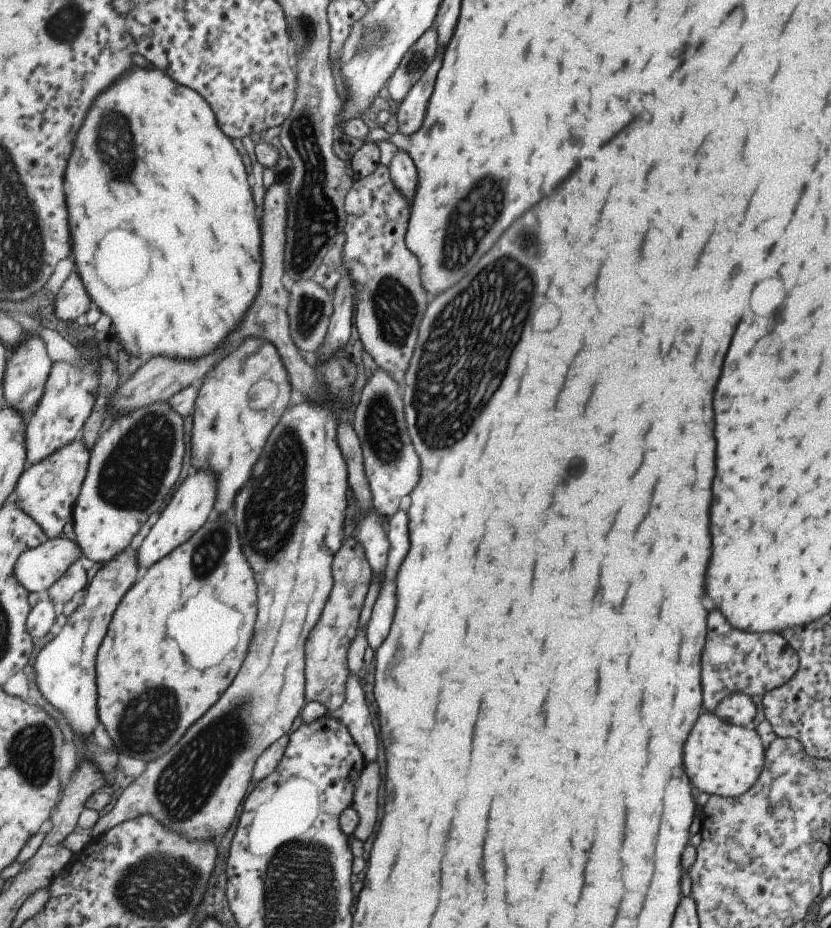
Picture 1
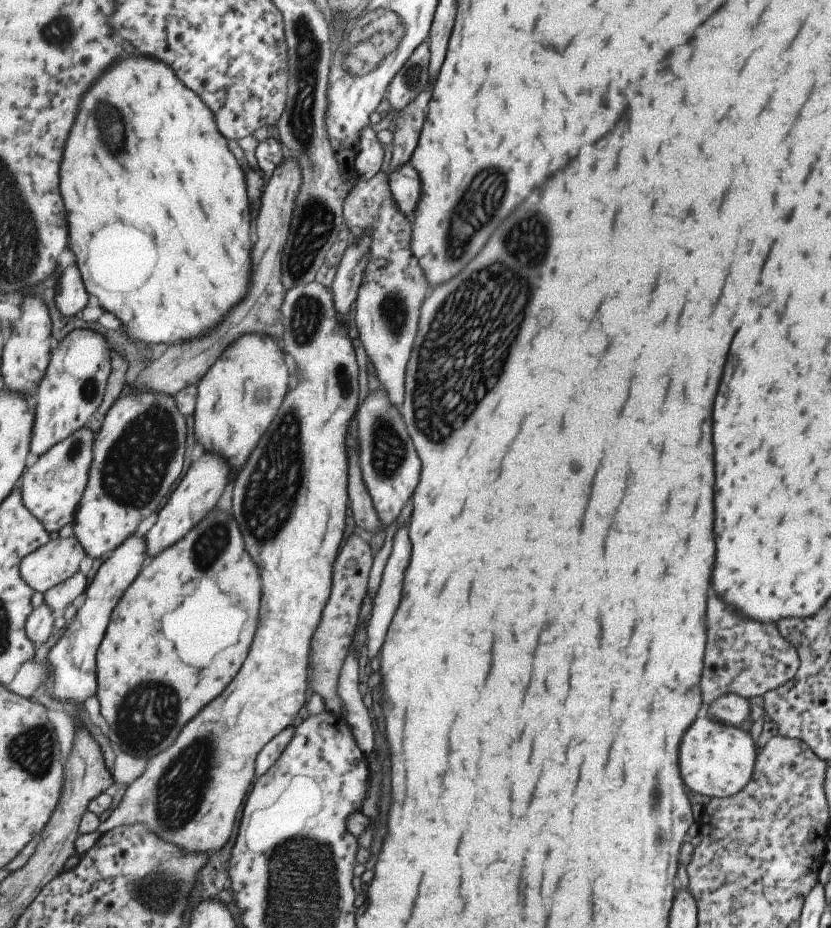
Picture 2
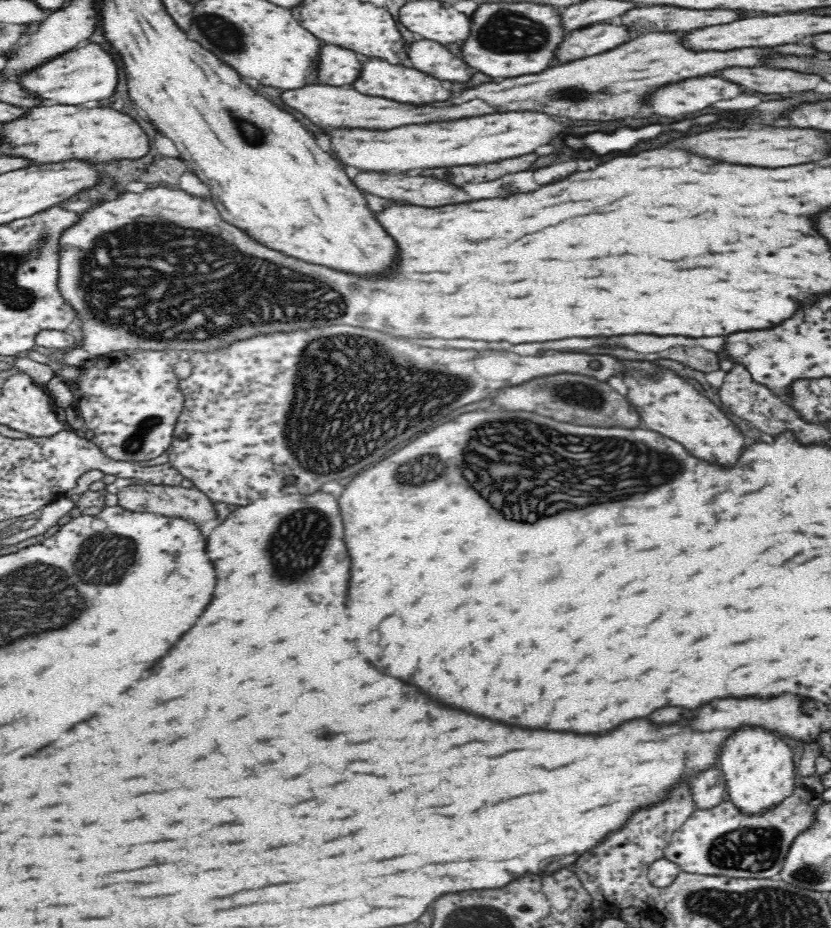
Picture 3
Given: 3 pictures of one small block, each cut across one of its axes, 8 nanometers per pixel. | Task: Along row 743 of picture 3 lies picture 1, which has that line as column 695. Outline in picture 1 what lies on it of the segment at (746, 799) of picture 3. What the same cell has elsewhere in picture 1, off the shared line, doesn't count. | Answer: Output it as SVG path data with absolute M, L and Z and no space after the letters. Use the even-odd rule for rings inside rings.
M707 712L701 714L701 720L697 718L693 730L687 736L683 752L683 764L691 784L701 792L723 798L737 798L745 794L761 776L767 754L757 736L757 730L751 730L751 726L743 728L725 722L719 716Z

